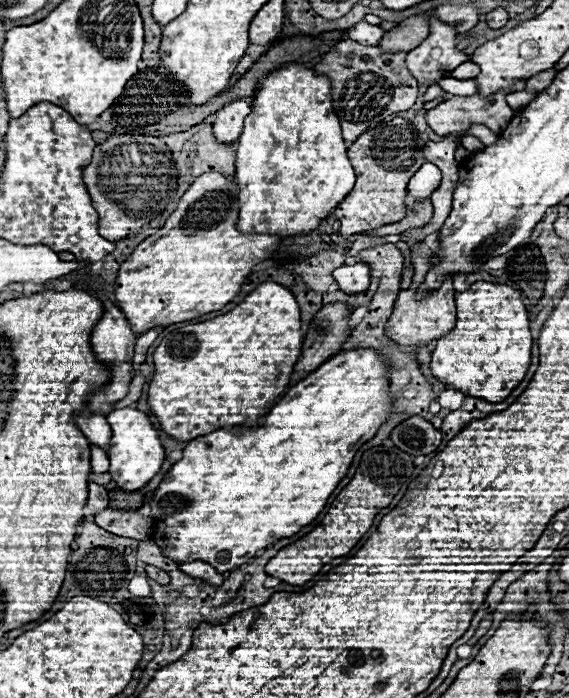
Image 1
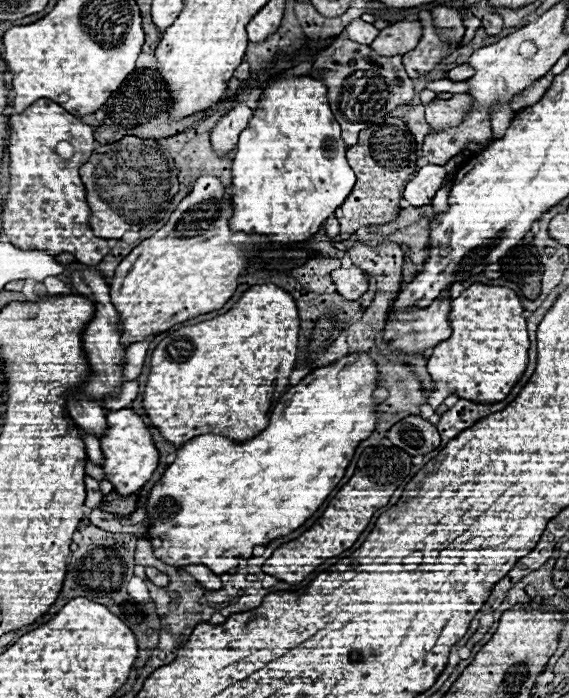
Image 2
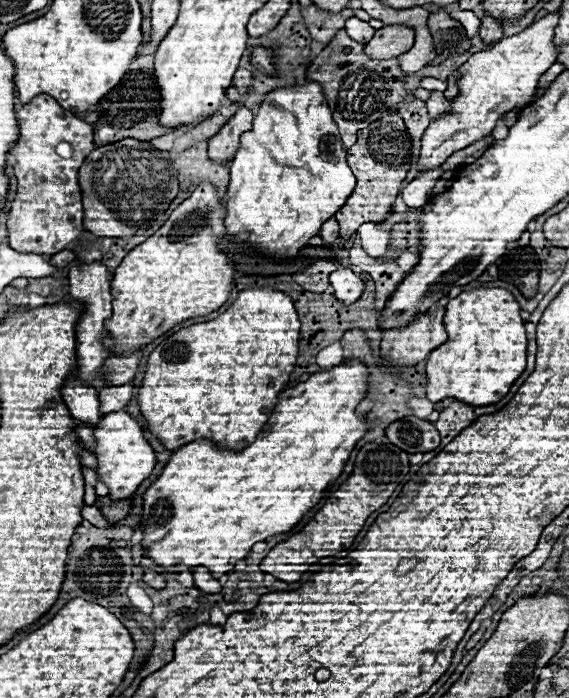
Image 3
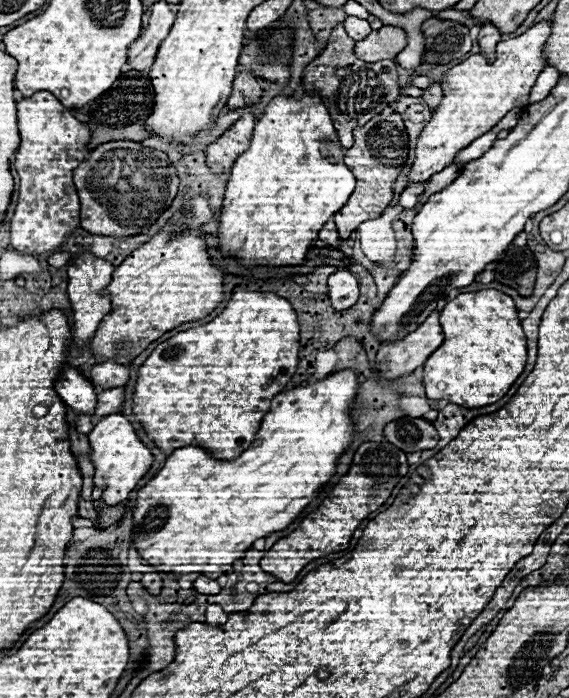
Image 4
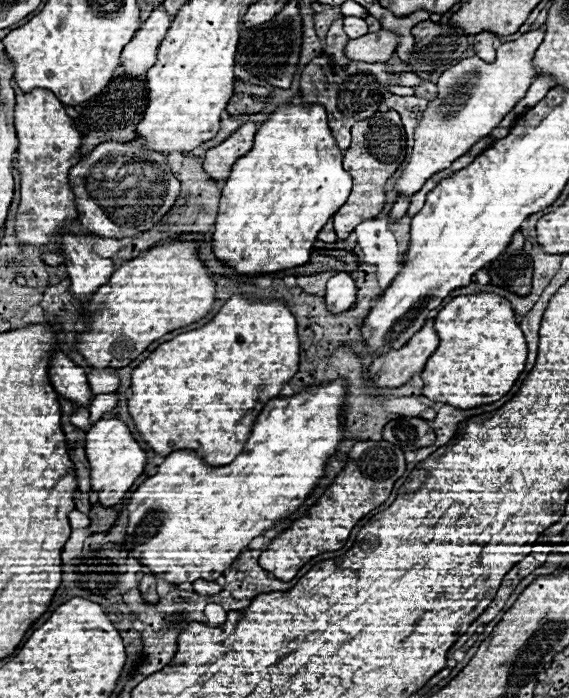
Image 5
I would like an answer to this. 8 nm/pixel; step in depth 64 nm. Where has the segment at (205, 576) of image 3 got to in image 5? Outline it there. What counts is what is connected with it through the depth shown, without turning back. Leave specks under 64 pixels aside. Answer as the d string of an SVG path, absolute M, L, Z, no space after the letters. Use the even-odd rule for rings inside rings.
M196 580L194 582L194 590L202 596L214 596L218 594L222 588L216 584L216 582L208 582L208 580Z

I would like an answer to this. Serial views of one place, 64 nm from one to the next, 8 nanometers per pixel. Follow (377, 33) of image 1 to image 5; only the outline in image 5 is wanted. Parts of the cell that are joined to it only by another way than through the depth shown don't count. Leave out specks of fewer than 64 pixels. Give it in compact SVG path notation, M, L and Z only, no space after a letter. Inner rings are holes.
M346 16L344 18L344 30L350 38L356 38L356 36L364 36L368 34L368 24L362 20L362 18L356 18L356 16Z

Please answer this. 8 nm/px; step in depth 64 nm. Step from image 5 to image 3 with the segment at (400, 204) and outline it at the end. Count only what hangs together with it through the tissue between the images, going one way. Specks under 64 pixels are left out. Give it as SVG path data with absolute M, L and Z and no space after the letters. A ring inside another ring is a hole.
M440 166L440 168L432 168L432 170L426 170L422 172L418 178L414 178L412 182L408 182L408 186L402 190L402 198L404 202L410 206L410 208L422 208L430 202L430 198L434 196L432 190L436 186L436 182L440 180L440 176L444 174L446 170Z

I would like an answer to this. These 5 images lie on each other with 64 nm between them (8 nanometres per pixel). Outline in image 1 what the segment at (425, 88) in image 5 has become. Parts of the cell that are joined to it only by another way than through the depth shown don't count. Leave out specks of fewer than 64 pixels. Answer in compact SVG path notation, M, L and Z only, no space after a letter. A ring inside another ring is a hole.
M500 90L488 98L482 98L482 96L472 96L472 98L450 98L442 104L438 104L436 108L428 110L426 118L428 118L428 126L438 134L438 136L448 136L448 134L464 134L468 132L470 126L474 124L486 124L492 132L500 134L506 126L508 126L508 120L512 120L514 116L514 110L504 102L504 96L510 94L506 90ZM500 94L500 98L498 98Z

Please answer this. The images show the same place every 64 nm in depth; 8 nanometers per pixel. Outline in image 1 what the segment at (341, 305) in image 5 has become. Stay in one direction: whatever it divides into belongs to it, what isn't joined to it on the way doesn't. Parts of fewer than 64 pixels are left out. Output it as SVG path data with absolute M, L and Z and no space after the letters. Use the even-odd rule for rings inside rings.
M358 262L352 266L340 266L332 272L334 280L338 282L342 292L348 294L356 294L356 292L364 292L370 284L370 268L366 262Z

